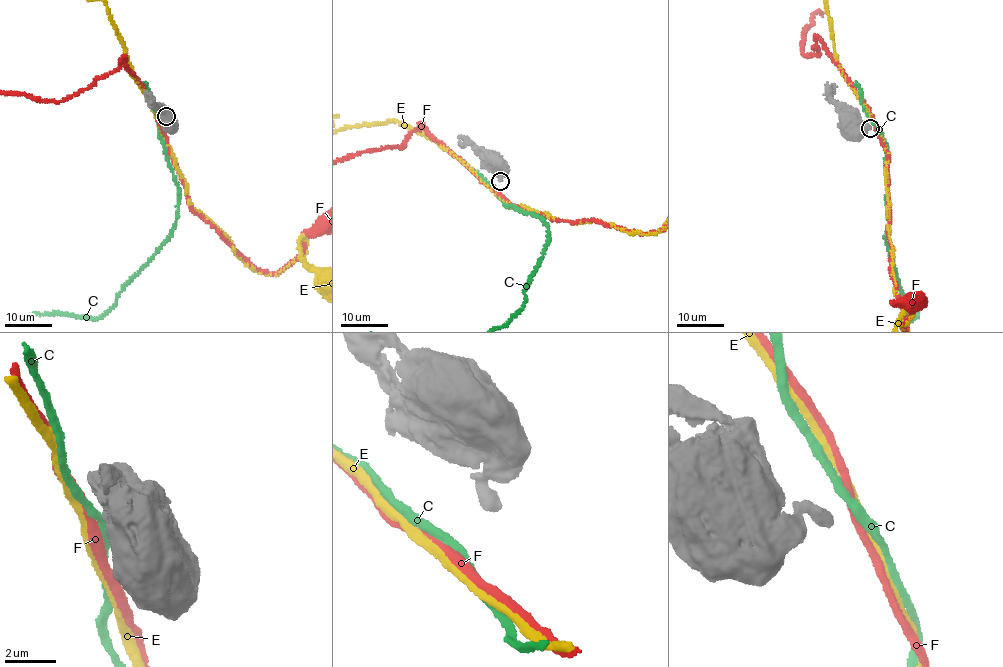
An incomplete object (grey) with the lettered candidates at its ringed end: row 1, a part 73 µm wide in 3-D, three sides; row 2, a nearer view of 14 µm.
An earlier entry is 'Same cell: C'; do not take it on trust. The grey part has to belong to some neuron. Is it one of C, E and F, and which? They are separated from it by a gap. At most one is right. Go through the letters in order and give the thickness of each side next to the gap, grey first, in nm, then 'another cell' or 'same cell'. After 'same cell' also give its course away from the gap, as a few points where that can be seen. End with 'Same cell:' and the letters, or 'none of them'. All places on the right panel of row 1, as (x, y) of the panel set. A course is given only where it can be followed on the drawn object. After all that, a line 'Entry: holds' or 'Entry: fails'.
C: calibres 550 and 340 nm; same cell
E: calibres 550 and 320 nm; another cell
F: calibres 550 and 360 nm; another cell
Same cell: C
Entry: holds

